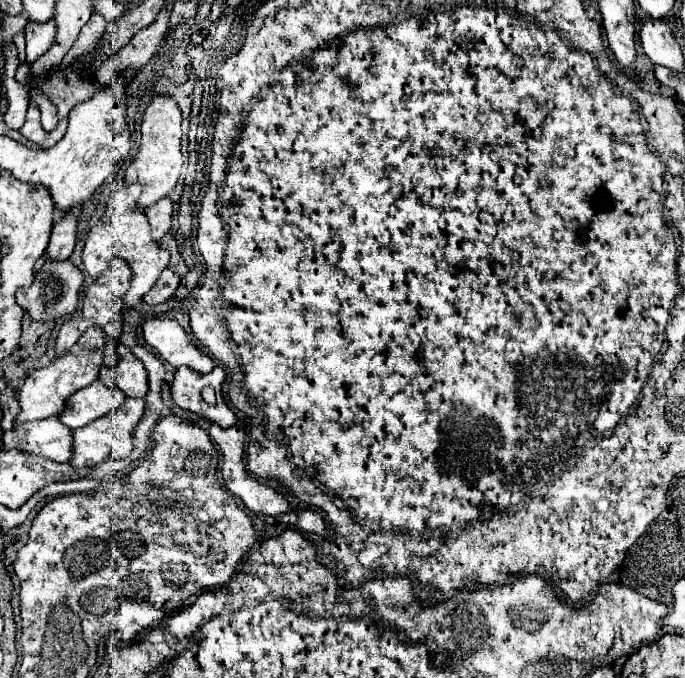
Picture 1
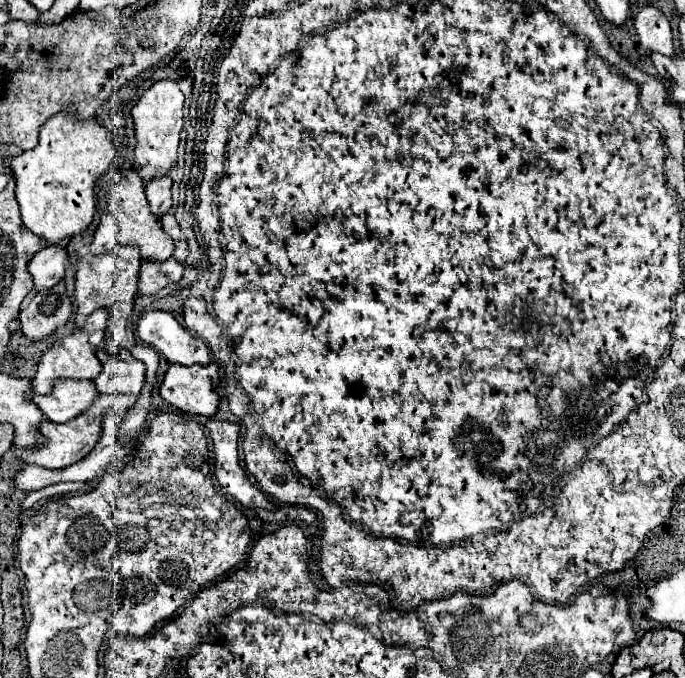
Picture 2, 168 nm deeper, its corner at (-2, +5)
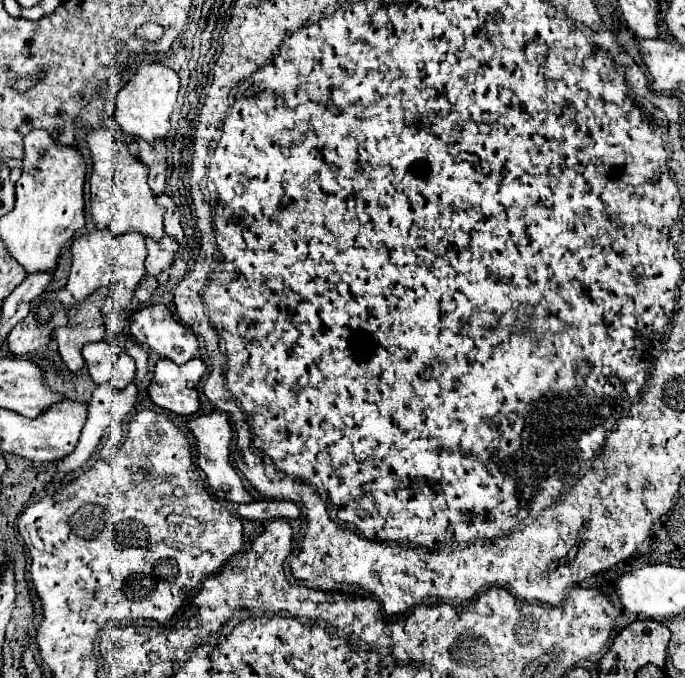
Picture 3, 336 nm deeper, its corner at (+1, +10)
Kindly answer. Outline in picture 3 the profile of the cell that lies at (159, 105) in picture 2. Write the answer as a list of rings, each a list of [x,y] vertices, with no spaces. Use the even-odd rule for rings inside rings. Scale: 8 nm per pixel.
[[[162,63],[140,65],[134,79],[118,93],[116,97],[116,121],[120,123],[122,131],[130,137],[140,137],[150,145],[162,141],[170,131],[170,115],[176,109],[180,79],[174,69]]]

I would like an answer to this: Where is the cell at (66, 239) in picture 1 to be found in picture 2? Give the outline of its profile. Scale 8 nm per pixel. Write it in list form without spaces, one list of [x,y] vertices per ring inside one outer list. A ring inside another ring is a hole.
[[[49,246],[49,250],[43,248],[41,252],[37,252],[29,262],[29,274],[33,276],[33,290],[41,292],[59,284],[65,274],[65,262],[67,252],[63,246],[59,246],[57,250]]]

